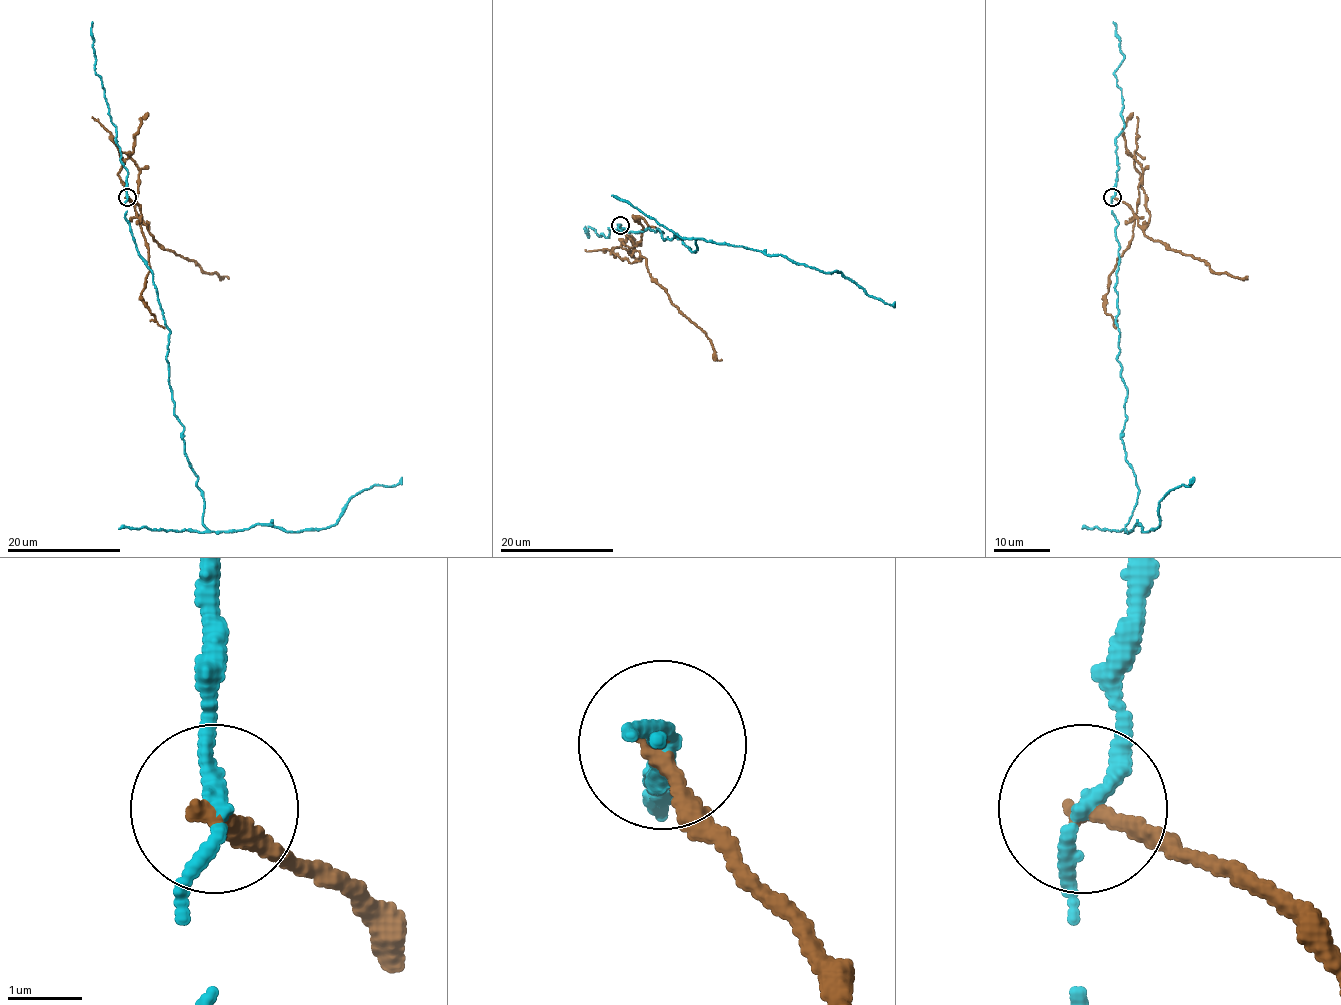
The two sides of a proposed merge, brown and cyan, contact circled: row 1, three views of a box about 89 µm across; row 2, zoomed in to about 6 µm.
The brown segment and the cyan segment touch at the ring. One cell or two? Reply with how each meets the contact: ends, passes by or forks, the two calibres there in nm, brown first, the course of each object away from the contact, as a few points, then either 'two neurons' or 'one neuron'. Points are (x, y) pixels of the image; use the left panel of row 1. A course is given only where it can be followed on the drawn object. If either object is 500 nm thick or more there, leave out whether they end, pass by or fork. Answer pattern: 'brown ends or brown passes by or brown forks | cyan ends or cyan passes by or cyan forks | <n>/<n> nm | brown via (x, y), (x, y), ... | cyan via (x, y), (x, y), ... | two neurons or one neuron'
brown ends | cyan passes by | 240/200 nm | brown via (127, 197), (140, 207), (143, 222), (154, 241), (164, 249), (194, 261), (205, 272), (229, 279) | cyan via (127, 197), (170, 331), (174, 415), (202, 523), (325, 528), (354, 496), (402, 477) | two neurons

